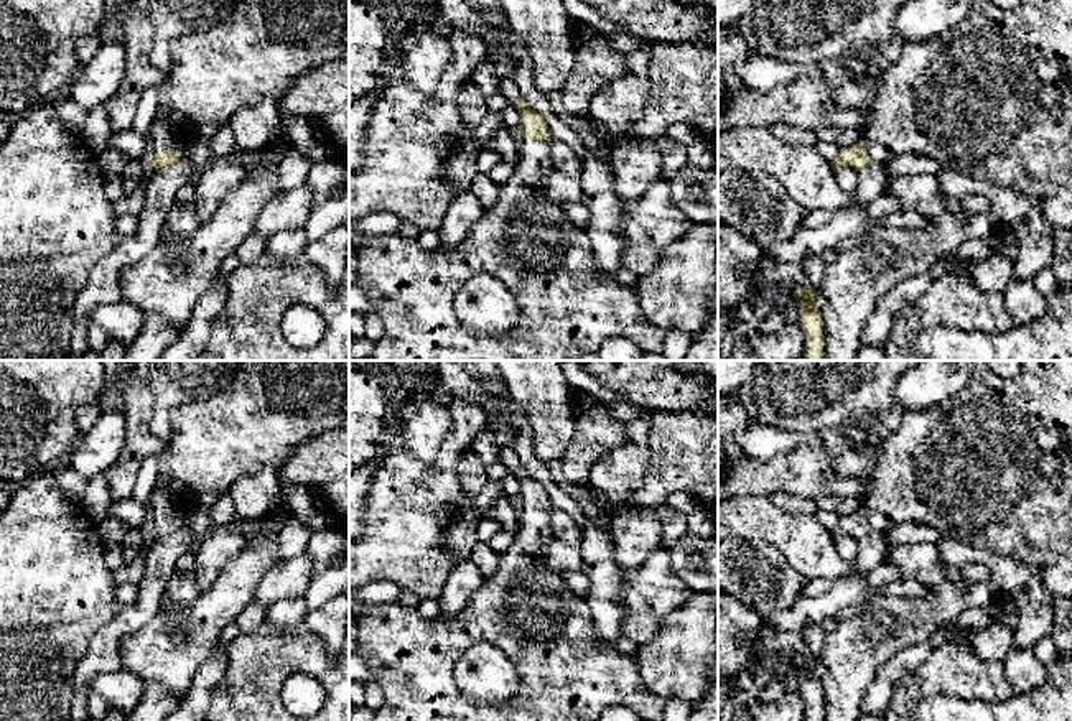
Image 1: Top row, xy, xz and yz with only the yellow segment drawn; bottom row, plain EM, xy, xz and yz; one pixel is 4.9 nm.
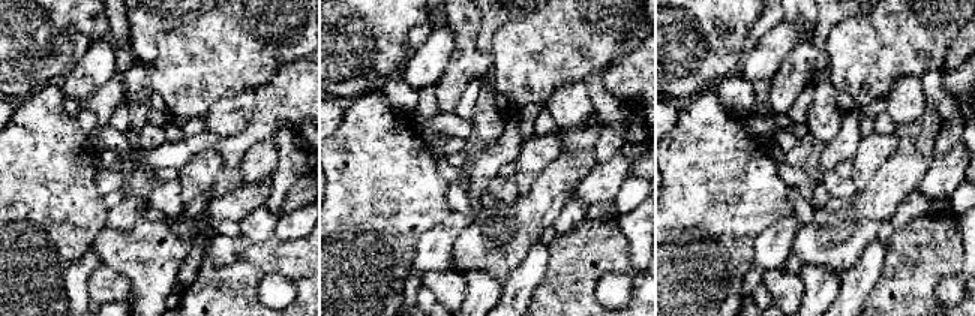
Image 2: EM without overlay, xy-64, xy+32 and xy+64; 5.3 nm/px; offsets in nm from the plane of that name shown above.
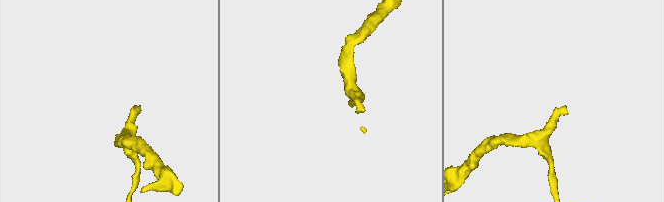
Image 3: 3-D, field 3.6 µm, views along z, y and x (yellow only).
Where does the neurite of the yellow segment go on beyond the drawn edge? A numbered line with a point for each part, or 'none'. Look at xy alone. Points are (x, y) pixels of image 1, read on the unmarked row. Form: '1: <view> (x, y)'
1: xy (163, 504)

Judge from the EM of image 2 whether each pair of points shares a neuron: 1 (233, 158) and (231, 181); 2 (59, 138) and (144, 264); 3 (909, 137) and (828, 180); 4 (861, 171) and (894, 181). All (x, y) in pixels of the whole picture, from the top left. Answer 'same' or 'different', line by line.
1: different
2: different
3: different
4: different

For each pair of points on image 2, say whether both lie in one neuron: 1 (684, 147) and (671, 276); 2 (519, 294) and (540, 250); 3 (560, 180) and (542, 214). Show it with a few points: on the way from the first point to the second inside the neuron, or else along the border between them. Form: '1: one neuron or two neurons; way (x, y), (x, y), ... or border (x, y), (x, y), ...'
1: one neuron; way (684, 178), (681, 244)
2: one neuron; way (521, 283), (536, 261)
3: one neuron; way (552, 189), (542, 205)

